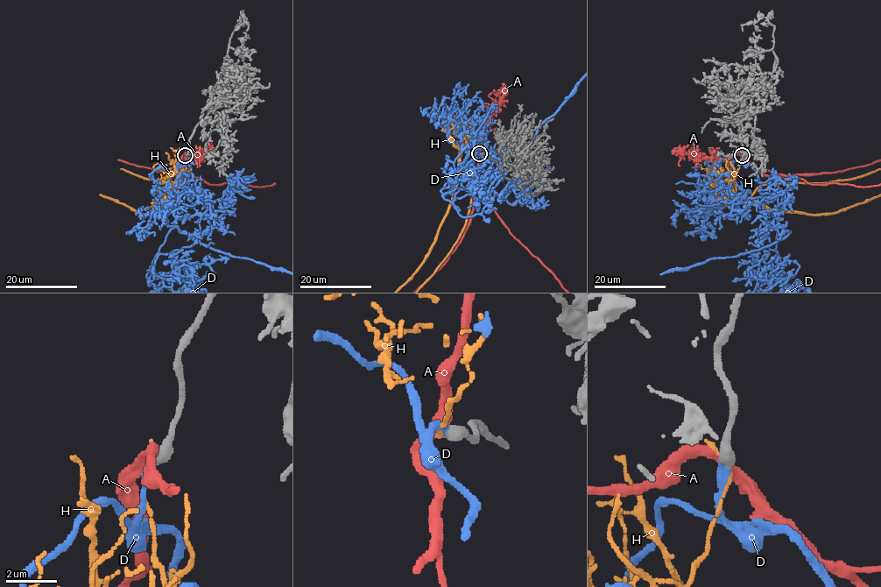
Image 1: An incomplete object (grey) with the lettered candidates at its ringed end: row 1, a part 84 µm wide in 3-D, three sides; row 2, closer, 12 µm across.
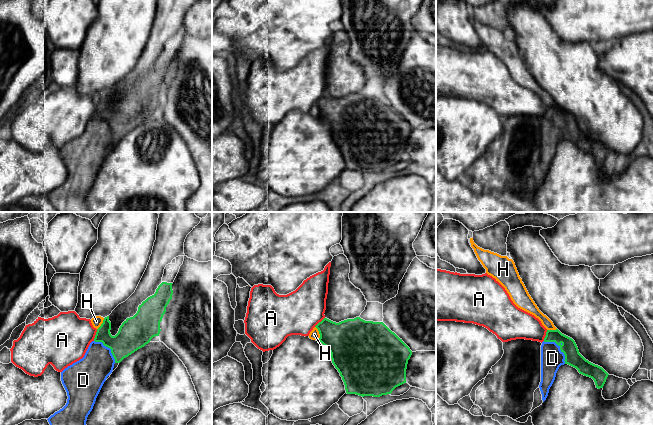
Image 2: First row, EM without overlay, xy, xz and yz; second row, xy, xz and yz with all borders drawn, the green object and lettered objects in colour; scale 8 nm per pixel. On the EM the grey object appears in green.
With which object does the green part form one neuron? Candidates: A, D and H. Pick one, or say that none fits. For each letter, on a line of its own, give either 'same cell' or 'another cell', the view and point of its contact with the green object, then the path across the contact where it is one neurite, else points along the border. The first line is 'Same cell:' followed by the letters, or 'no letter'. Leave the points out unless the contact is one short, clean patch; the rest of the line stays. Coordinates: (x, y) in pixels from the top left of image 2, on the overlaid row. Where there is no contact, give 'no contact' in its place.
Same cell: D
A: another cell | xy (95, 335) | along xy (97, 329), (93, 340)
D: same cell | yz (560, 347)
H: another cell | xz (319, 333)

